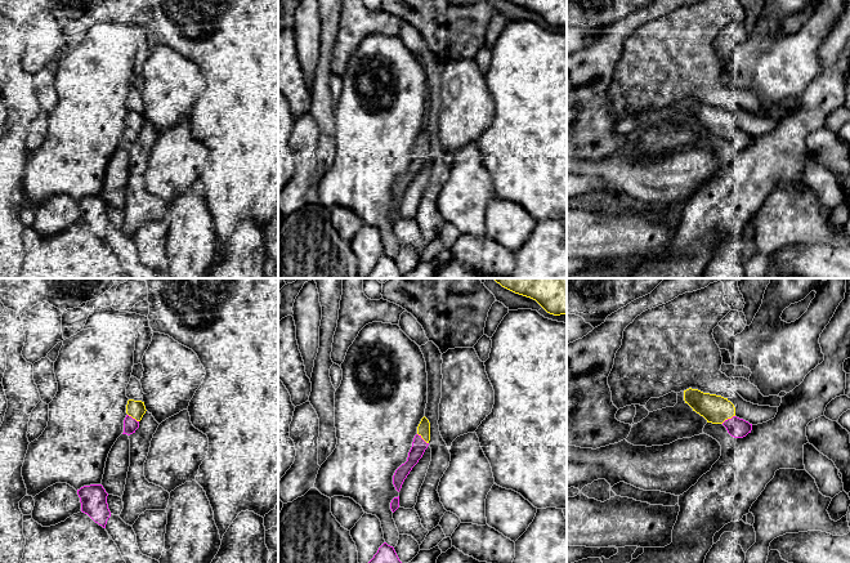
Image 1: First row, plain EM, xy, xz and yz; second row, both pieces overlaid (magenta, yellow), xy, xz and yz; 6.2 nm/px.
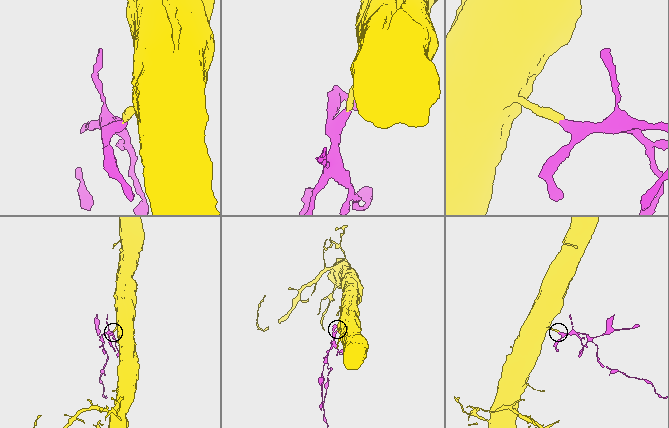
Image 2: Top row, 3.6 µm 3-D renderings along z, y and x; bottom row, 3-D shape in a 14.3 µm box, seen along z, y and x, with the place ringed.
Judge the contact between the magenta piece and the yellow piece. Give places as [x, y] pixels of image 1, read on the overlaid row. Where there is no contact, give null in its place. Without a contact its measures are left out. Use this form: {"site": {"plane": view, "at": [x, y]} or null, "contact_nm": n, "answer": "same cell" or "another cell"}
{"site": {"plane": "yz", "at": [728, 419]}, "contact_nm": 100, "answer": "same cell"}

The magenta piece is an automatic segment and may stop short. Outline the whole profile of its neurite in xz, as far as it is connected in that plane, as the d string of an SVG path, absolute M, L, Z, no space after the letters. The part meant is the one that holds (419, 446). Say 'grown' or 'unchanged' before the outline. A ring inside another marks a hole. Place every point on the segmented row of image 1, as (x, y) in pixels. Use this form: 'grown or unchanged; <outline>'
grown; M424 416L417 426L417 434L413 438L407 461L402 464L393 475L393 484L398 492L401 491L402 484L407 478L407 475L410 474L410 472L412 470L412 468L422 457L425 450L429 446L429 441L430 441L430 423Z

